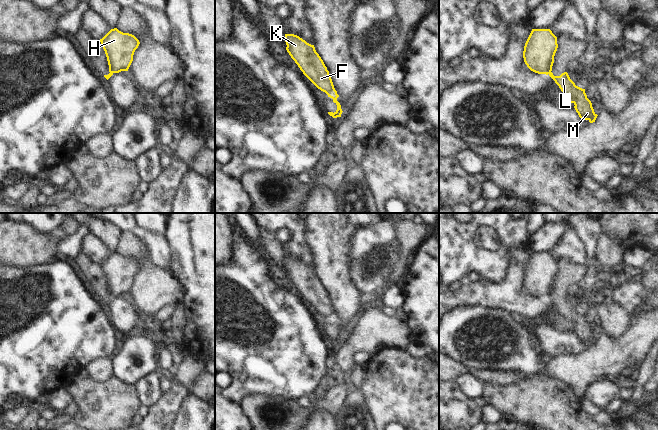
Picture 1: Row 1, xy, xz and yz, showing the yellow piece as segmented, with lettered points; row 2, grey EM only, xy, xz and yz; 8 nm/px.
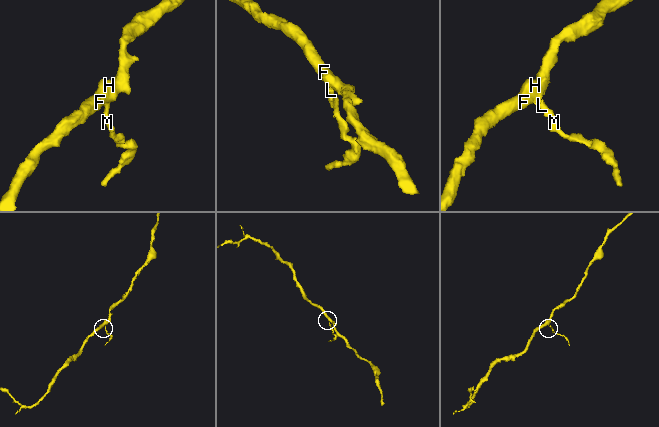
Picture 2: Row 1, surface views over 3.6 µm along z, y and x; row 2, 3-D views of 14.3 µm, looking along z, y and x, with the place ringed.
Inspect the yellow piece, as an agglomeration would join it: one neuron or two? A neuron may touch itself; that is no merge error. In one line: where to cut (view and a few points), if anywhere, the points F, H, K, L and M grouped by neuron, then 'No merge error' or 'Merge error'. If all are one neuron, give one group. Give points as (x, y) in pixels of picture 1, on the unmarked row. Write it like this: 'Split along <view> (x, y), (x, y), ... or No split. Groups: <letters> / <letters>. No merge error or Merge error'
Split along xz (333, 323), (336, 324). Groups: F H K / L M. Merge error.

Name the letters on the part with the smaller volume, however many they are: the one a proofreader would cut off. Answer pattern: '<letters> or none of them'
L, M

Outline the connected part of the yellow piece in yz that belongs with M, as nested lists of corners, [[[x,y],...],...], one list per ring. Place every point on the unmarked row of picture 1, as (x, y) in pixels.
[[[551,296],[549,300],[567,320],[567,326],[575,329],[574,332],[579,341],[583,344],[588,344],[590,347],[595,346],[598,339],[594,336],[592,327],[585,317],[585,313],[576,310],[567,296],[562,297],[560,300],[554,300]]]

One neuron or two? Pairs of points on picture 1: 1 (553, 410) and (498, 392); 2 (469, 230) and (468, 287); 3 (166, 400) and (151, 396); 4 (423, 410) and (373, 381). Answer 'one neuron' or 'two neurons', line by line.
1: one neuron
2: two neurons
3: two neurons
4: one neuron

